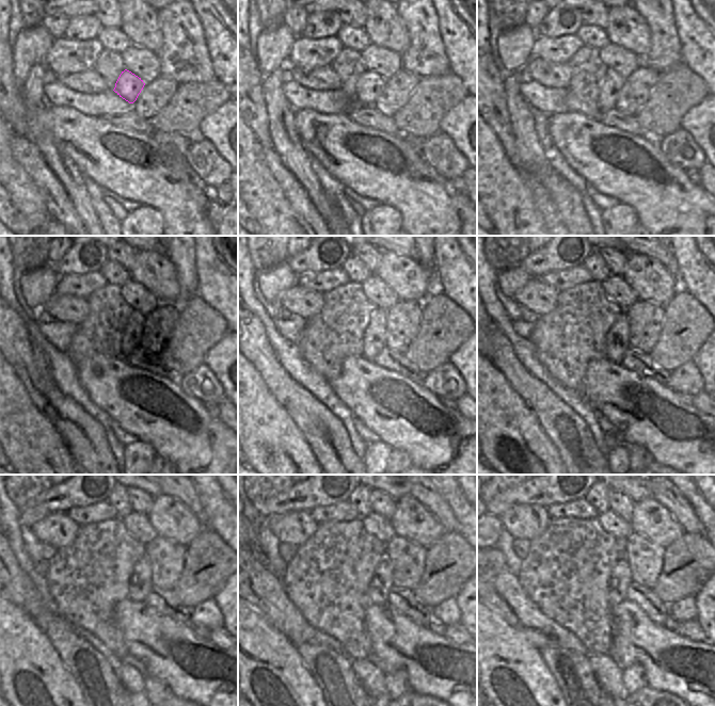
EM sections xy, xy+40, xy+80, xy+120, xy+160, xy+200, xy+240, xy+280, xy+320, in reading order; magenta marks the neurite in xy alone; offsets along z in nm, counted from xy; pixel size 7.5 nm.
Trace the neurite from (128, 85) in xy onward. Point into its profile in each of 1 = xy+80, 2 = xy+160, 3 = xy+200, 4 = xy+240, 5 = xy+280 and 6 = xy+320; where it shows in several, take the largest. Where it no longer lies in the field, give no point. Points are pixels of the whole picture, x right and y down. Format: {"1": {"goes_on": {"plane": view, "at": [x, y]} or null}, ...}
{"1": {"goes_on": {"plane": "xy+80", "at": [613, 83]}}, "2": {"goes_on": {"plane": "xy+160", "at": [375, 337]}}, "3": {"goes_on": {"plane": "xy+200", "at": [617, 338]}}, "4": {"goes_on": {"plane": "xy+240", "at": [141, 578]}}, "5": {"goes_on": {"plane": "xy+280", "at": [381, 582]}}, "6": {"goes_on": {"plane": "xy+320", "at": [621, 576]}}}

